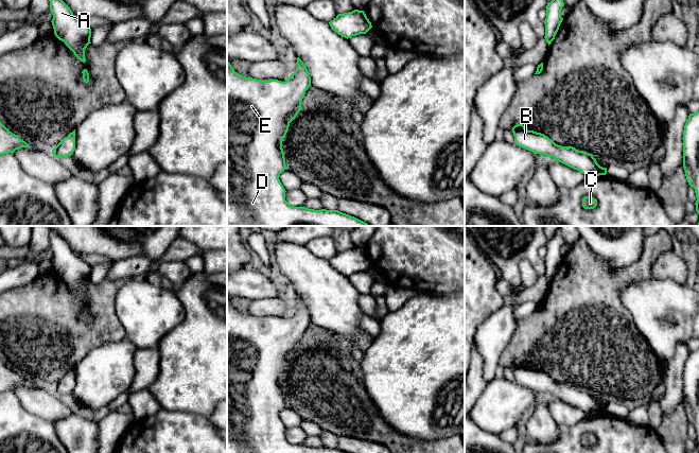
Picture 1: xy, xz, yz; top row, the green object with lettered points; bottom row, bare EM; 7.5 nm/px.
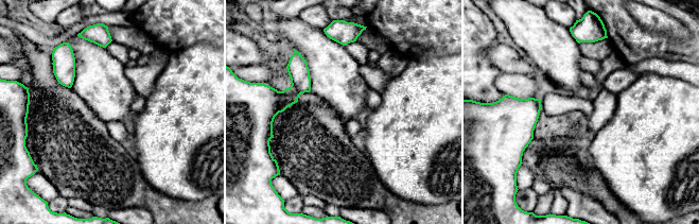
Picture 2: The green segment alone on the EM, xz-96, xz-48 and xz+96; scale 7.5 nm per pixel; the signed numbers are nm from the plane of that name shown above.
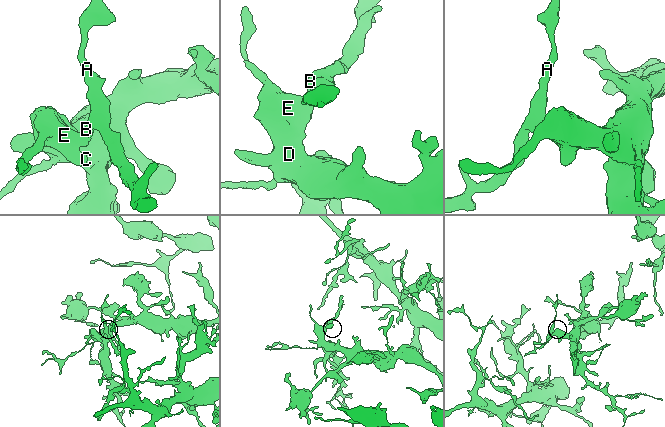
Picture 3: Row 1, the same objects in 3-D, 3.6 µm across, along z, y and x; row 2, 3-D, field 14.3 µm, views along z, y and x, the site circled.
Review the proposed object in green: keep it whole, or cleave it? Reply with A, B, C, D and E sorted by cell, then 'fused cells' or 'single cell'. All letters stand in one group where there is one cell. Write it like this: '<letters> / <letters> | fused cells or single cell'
A B C D E | single cell

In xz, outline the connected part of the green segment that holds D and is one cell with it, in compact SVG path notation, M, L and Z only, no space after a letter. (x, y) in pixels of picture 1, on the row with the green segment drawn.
M297 57L297 68L295 72L285 82L278 80L261 81L250 76L244 77L235 72L227 60L227 226L370 226L367 223L338 210L314 210L305 207L293 207L285 201L286 191L279 179L280 174L287 169L282 149L282 141L289 130L290 123L301 110L301 101L310 86L310 73L299 57Z

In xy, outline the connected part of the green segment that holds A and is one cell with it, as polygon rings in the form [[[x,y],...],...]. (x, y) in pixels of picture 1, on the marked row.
[[[63,0],[49,1],[55,36],[64,41],[81,62],[85,63],[85,49],[91,43],[91,29],[76,18]]]

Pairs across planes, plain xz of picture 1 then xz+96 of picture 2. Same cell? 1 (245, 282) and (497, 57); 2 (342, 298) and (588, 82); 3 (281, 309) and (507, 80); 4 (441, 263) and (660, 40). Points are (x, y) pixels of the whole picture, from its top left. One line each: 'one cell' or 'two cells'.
1: one cell
2: two cells
3: one cell
4: one cell

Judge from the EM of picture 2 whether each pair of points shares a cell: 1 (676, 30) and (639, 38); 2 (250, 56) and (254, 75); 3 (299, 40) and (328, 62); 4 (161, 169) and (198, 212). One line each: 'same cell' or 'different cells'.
1: different cells
2: different cells
3: same cell
4: different cells

